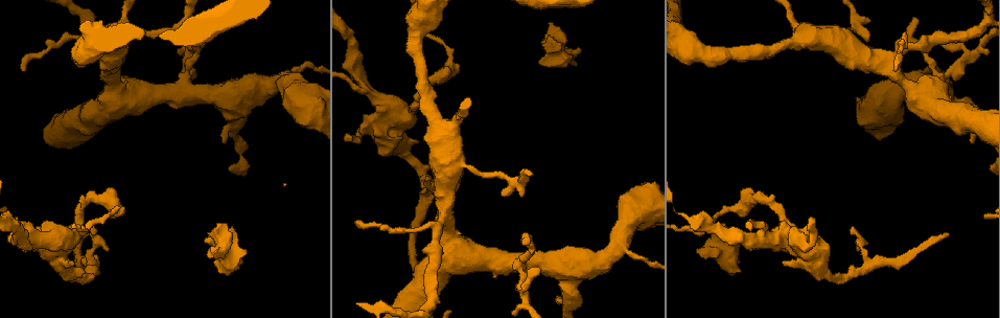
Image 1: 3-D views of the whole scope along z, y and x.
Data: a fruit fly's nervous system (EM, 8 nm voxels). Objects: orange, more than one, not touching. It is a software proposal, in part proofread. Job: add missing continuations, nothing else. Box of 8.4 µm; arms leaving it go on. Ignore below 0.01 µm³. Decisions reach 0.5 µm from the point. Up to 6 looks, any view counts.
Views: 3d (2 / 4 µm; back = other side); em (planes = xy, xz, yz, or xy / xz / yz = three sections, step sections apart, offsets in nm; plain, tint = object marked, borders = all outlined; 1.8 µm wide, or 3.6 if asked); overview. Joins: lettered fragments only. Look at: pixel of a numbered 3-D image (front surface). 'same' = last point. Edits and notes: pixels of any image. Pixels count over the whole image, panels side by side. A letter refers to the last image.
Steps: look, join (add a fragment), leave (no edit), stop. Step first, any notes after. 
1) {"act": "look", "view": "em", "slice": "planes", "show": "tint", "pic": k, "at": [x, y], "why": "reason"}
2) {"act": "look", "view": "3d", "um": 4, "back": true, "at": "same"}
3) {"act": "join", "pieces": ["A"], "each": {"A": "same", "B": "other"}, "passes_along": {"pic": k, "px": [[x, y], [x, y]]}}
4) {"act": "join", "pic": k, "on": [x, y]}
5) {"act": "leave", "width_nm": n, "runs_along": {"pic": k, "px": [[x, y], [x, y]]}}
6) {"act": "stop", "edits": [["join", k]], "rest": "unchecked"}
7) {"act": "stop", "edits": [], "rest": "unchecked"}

{"act": "look", "view": "3d", "um": 4, "back": true, "pic": 1, "at": [947, 235], "why": "tapers out"}

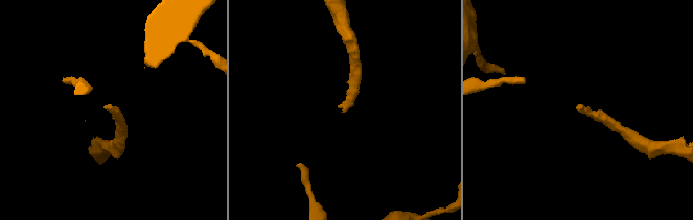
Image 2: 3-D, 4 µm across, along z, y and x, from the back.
{"act": "look", "view": "em", "slice": "planes", "show": "plain", "pic": 2, "at": [110, 108], "why": "now the EM"}

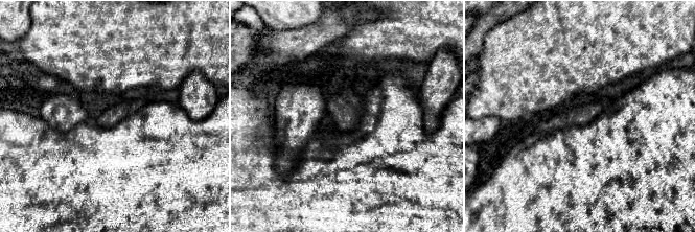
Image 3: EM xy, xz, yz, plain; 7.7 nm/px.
{"act": "look", "view": "em", "slice": "planes", "show": "borders", "at": "same", "why": "what lies round it"}

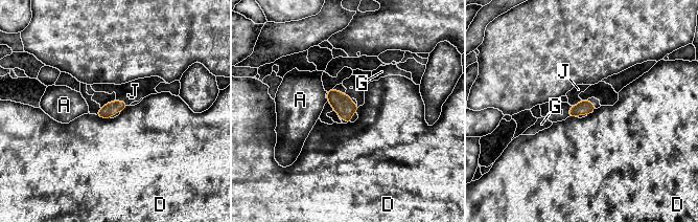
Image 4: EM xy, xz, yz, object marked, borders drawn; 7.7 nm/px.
{"act": "join", "pieces": ["J"], "each": {"A": "other", "D": "other", "G": "other", "J": "same"}, "passes_along": {"pic": 4, "px": [[107, 111], [123, 101], [133, 91]]}, "found": "it goes on there"}

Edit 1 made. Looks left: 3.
{"act": "look", "view": "overview", "why": "see it whole again"}

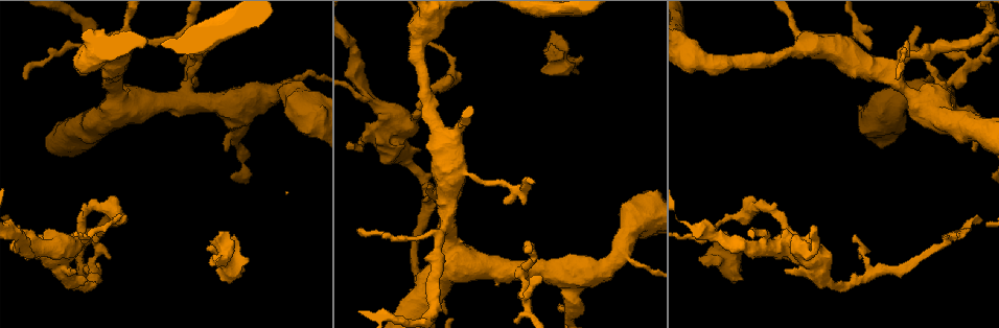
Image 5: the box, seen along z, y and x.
{"act": "look", "view": "3d", "um": 2, "pic": 5, "at": [976, 152], "why": "thick end"}

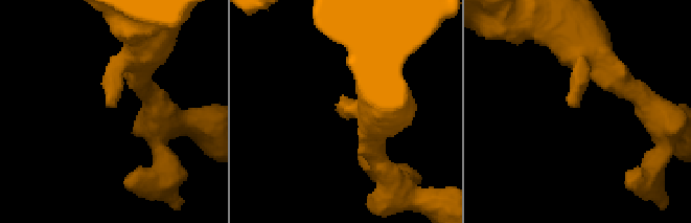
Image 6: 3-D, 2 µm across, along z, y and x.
{"act": "look", "view": "em", "slice": "planes", "show": "borders", "pic": 6, "at": [344, 103], "why": "need the tissue"}

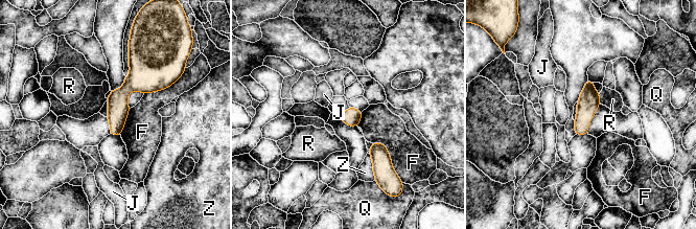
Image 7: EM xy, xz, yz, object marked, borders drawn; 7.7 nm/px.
{"act": "leave", "each": {"F": "other", "J": "other", "Q": "other", "R": "other", "Z": "other"}, "border": {"pic": 7, "px": [[372, 142], [385, 145], [394, 169]]}, "found": "no lettered fragment goes on from it"}

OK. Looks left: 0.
{"act": "stop", "edits": [["join", 4]], "rest": "unchecked"}

